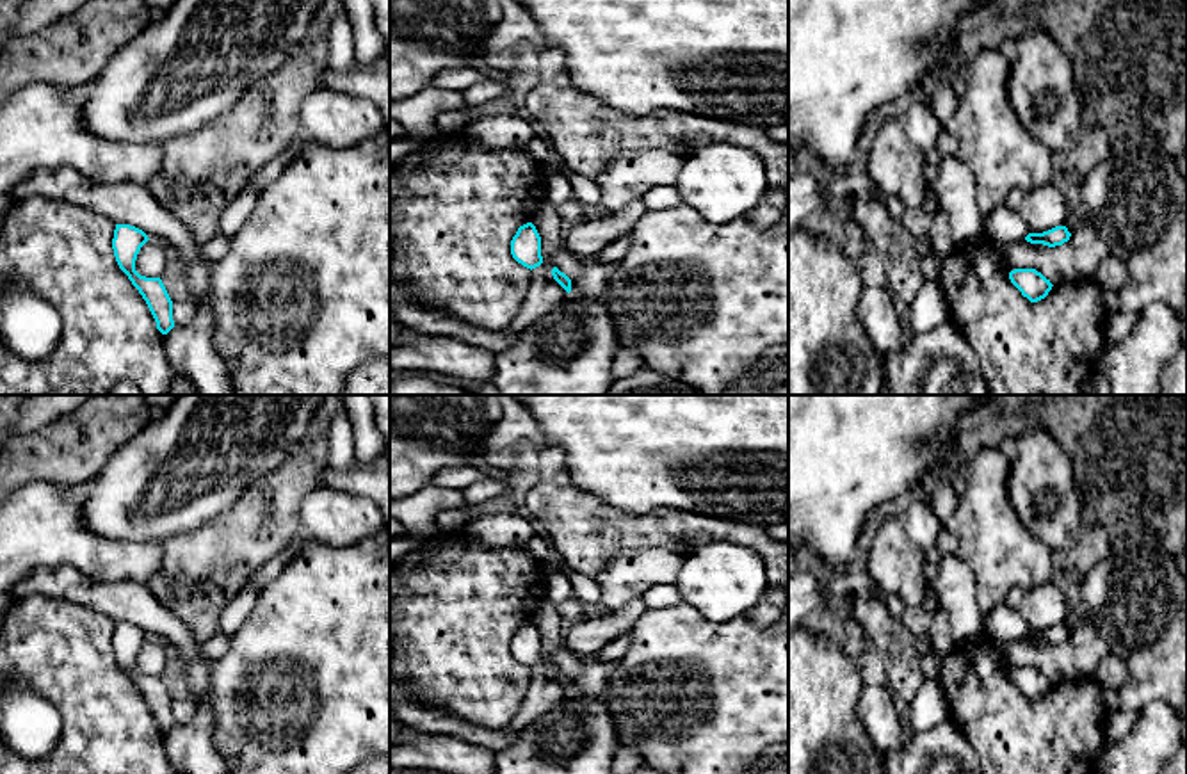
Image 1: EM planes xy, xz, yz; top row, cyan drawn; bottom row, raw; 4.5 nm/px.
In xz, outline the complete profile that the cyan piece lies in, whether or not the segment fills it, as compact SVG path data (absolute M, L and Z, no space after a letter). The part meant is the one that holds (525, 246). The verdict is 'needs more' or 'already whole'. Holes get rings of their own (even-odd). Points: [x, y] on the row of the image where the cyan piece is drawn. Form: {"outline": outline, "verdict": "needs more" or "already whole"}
{"outline": "M532 222L518 228L511 240L513 258L527 269L536 269L543 263L541 237Z", "verdict": "already whole"}

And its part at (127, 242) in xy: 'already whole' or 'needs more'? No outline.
already whole

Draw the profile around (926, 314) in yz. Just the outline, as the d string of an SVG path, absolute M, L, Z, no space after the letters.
M925 279L902 318L911 336L947 326L947 308L940 285Z

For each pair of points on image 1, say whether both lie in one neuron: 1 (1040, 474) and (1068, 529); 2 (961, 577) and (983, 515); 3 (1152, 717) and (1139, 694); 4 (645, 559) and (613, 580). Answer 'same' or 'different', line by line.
1: same
2: different
3: different
4: same

